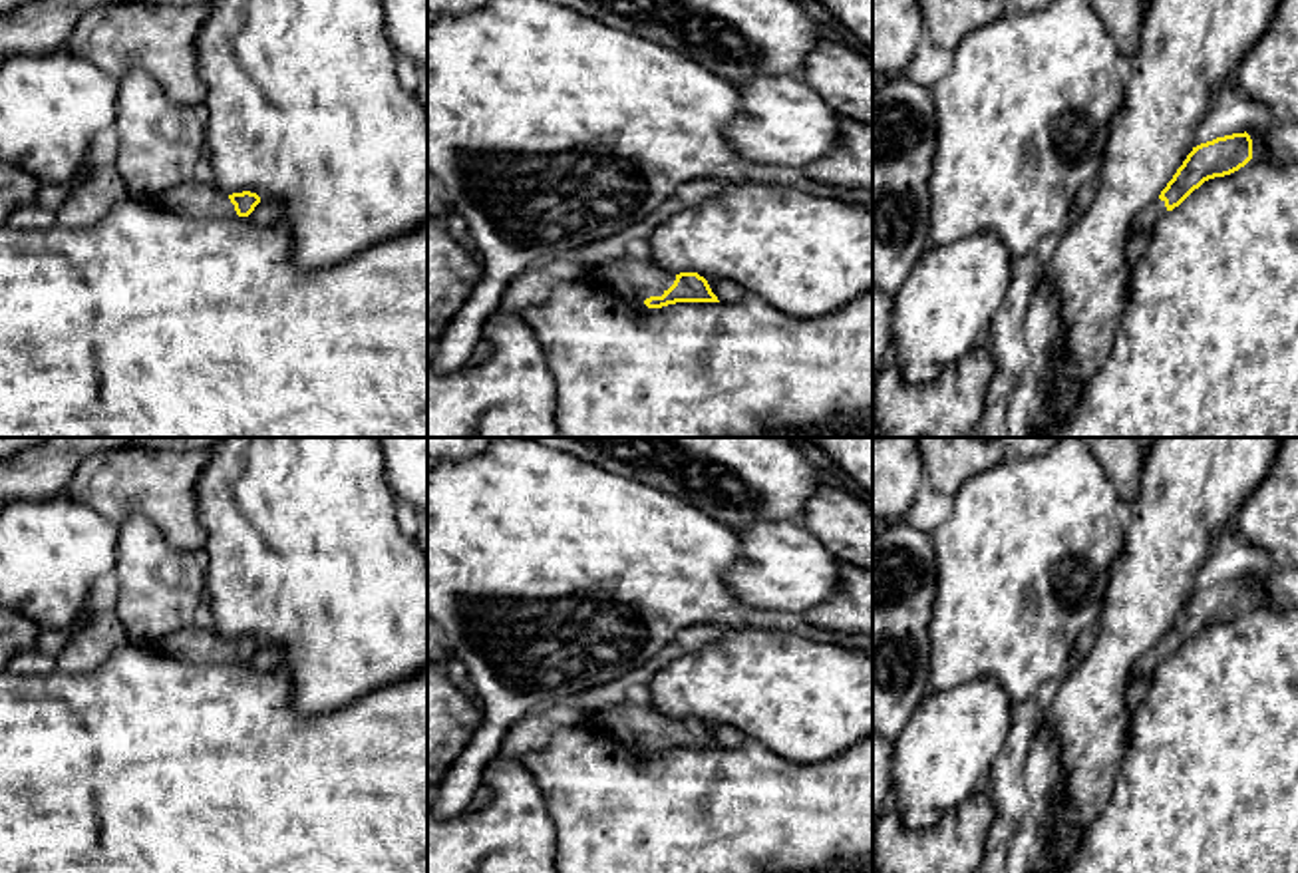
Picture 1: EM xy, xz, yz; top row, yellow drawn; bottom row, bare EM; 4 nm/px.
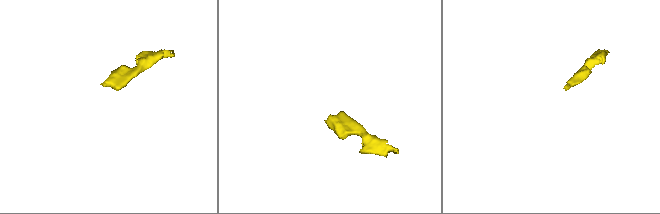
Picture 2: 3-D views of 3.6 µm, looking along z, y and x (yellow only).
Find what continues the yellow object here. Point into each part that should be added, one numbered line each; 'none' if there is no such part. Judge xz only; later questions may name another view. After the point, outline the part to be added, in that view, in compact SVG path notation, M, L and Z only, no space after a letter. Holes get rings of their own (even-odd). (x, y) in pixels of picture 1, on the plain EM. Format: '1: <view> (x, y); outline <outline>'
1: xz (627, 720); outline M626 700L600 708L600 722L622 742L662 742L676 726L676 720L664 716L652 702L642 706Z

